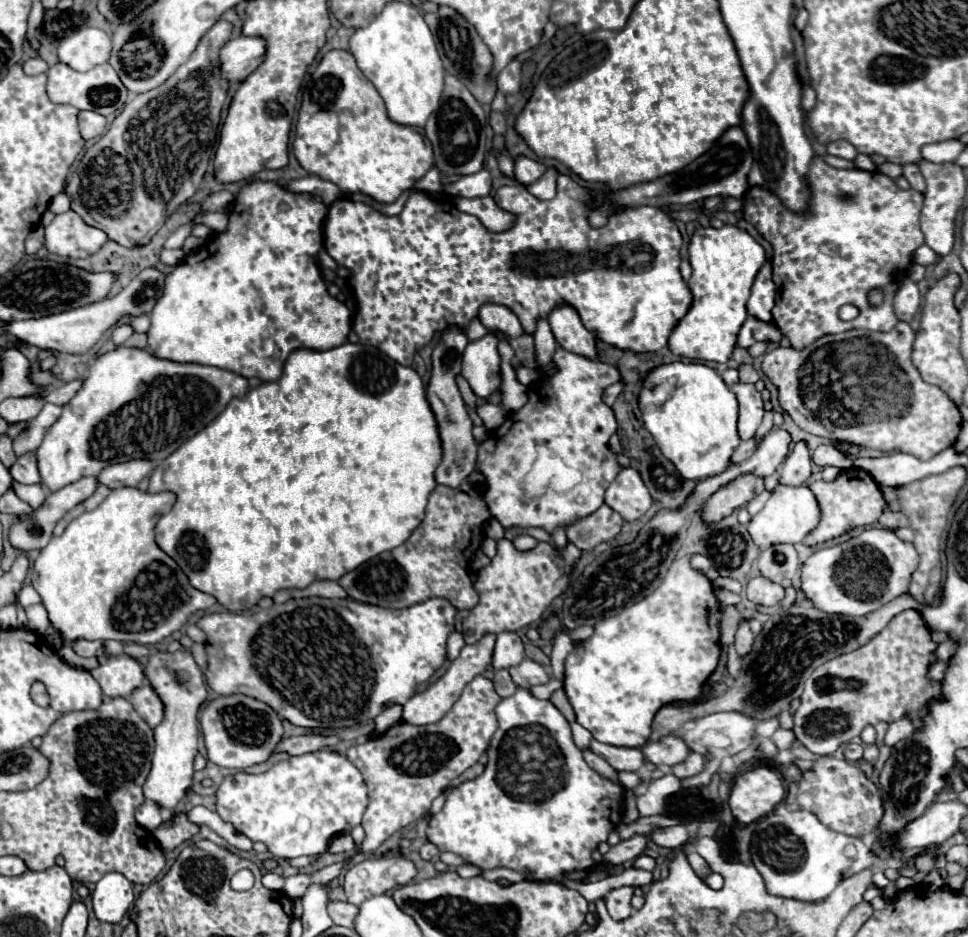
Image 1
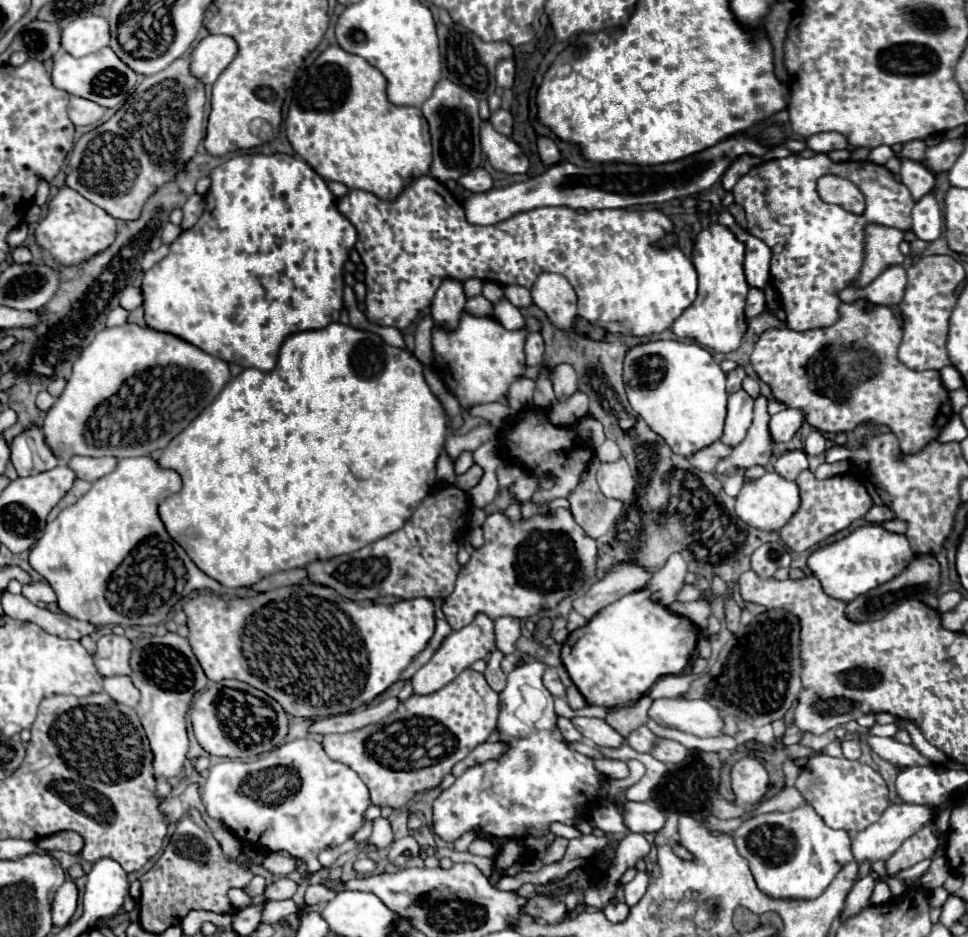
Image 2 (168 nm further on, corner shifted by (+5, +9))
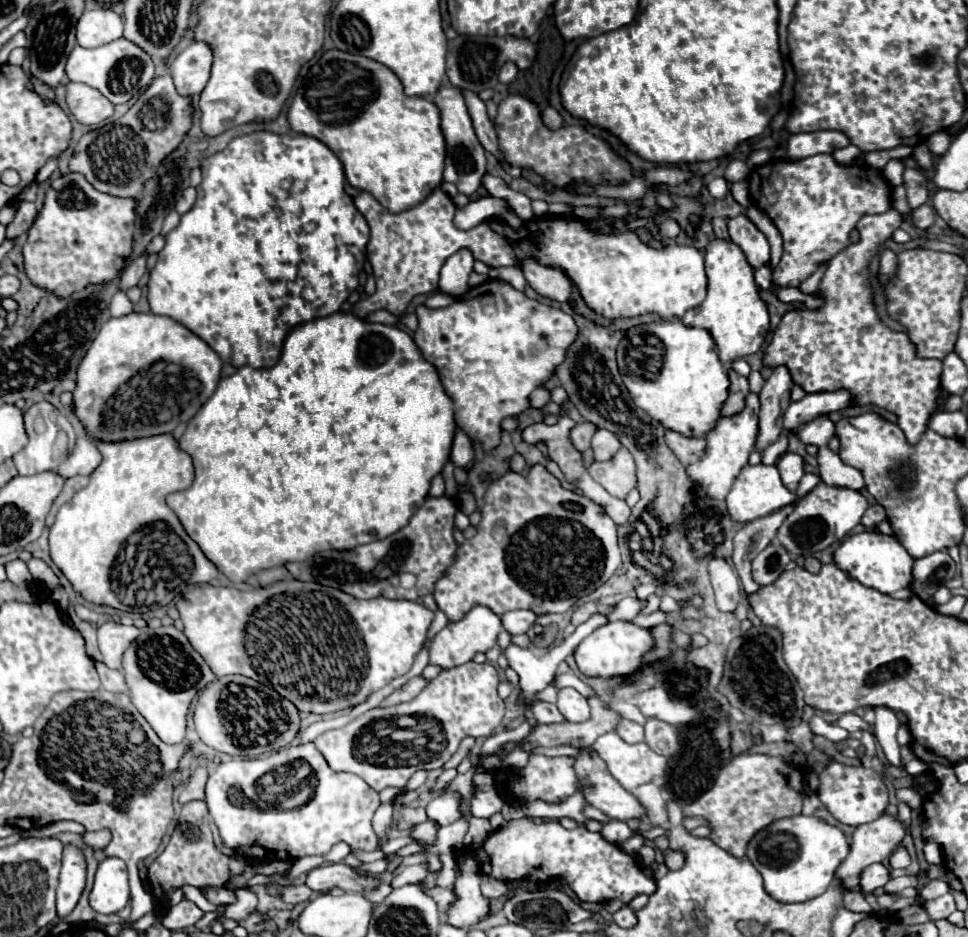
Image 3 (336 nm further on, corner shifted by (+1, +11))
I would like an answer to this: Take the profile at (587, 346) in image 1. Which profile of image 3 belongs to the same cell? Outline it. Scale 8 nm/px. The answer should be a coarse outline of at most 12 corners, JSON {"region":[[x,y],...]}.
{"region":[[523,263],[527,283],[539,295],[569,301],[573,287],[565,273]]}

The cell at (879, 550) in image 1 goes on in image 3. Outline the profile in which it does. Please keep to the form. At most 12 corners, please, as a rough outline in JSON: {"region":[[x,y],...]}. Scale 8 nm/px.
{"region":[[851,535],[833,563],[895,599],[913,595],[913,557],[895,535]]}

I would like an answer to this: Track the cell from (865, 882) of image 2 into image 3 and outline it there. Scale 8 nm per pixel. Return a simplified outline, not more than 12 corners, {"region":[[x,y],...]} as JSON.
{"region":[[881,863],[861,873],[861,891],[873,893],[889,881],[889,869]]}

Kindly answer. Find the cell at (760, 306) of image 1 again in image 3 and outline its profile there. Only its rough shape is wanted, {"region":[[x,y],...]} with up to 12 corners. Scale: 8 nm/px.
{"region":[[745,215],[729,219],[731,241],[753,269],[769,263],[769,241]]}

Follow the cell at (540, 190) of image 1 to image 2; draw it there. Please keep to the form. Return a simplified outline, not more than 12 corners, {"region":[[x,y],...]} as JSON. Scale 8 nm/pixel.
{"region":[[539,137],[537,147],[545,165],[559,163],[559,149],[551,137]]}

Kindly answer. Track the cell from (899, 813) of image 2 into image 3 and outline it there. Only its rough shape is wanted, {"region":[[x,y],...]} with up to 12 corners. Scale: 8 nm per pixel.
{"region":[[883,813],[855,827],[837,877],[859,889],[871,863],[891,857],[907,835],[899,817]]}

